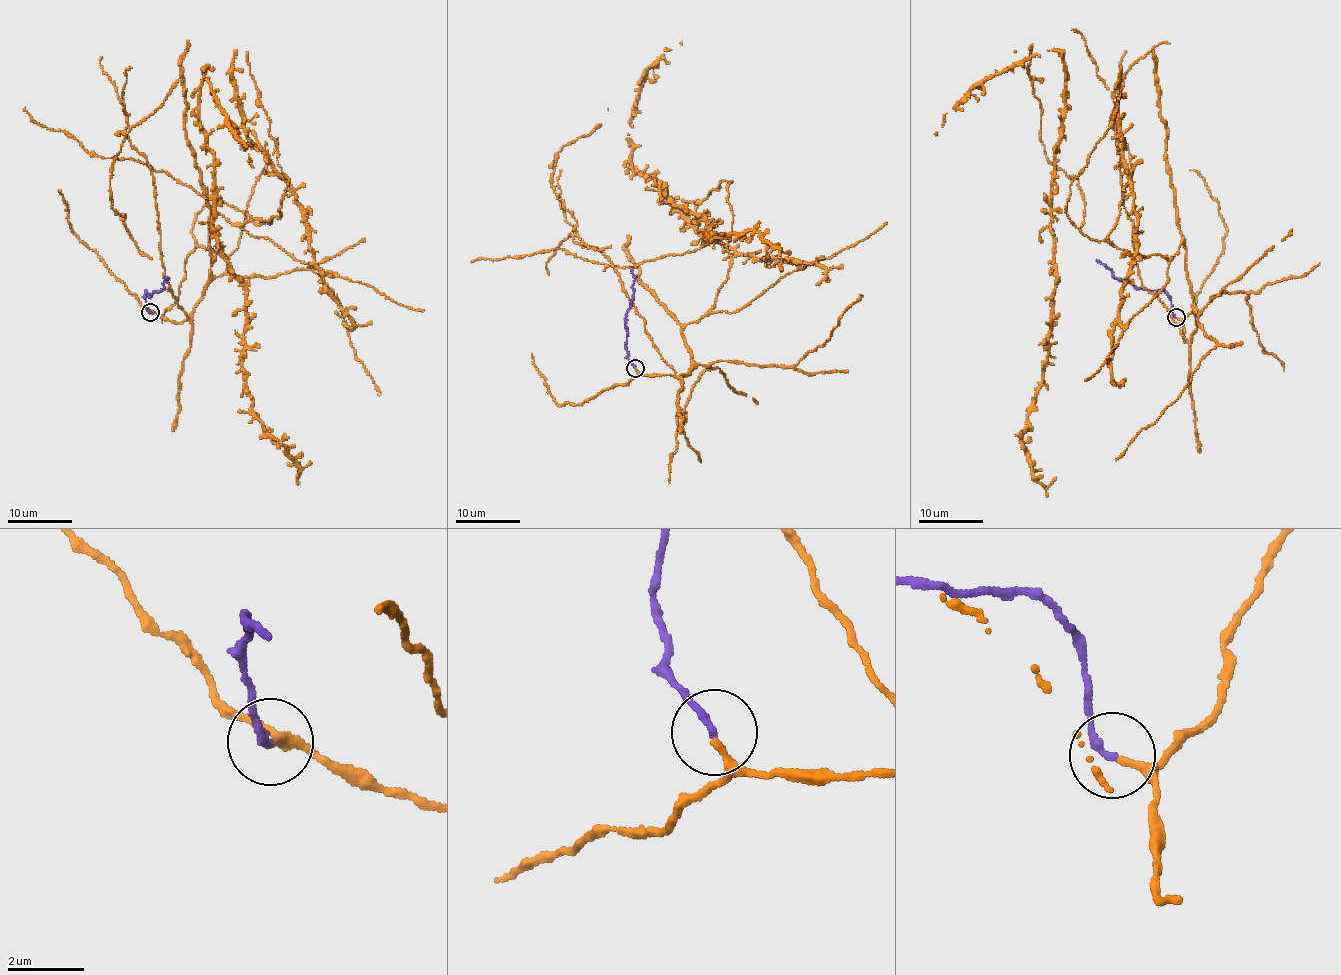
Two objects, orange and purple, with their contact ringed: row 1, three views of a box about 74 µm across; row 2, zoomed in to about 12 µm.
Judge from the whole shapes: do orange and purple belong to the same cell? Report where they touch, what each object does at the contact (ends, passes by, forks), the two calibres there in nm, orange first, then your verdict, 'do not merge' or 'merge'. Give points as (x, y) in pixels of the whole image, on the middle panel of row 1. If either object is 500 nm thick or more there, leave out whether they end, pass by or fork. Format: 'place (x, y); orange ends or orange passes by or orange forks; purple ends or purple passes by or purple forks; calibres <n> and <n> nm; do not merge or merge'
place (635, 368); orange passes by; purple ends; calibres 150 and 180 nm; merge

